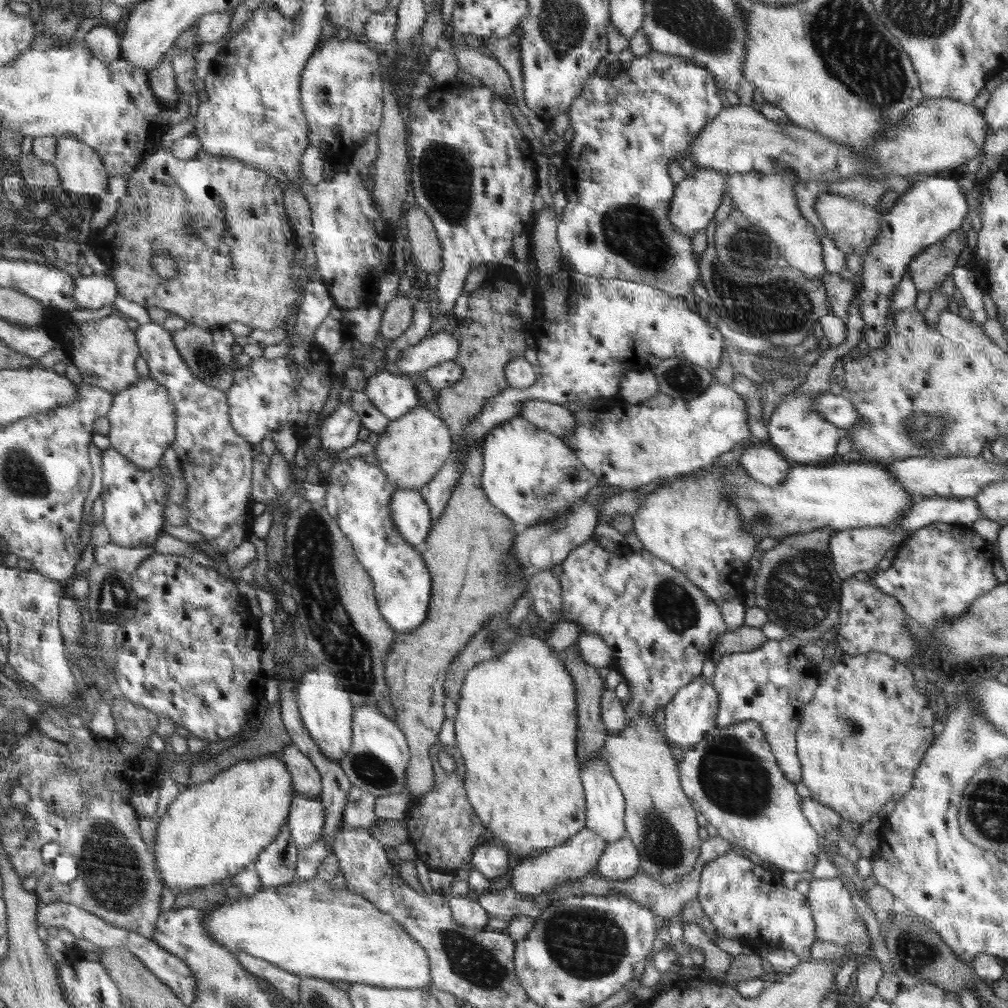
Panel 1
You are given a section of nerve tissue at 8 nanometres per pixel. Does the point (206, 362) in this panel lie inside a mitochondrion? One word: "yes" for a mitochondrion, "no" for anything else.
yes

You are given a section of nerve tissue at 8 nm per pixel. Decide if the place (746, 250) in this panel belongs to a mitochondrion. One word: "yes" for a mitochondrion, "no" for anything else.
yes

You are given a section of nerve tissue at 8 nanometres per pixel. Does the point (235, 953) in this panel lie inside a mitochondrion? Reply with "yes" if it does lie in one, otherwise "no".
no

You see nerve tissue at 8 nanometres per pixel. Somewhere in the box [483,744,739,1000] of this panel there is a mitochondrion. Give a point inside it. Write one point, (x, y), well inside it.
(588, 944)

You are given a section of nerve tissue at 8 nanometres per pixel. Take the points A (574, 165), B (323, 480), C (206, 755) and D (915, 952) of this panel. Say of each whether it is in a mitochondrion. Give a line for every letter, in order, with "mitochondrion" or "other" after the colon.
A: other
B: other
C: other
D: mitochondrion

